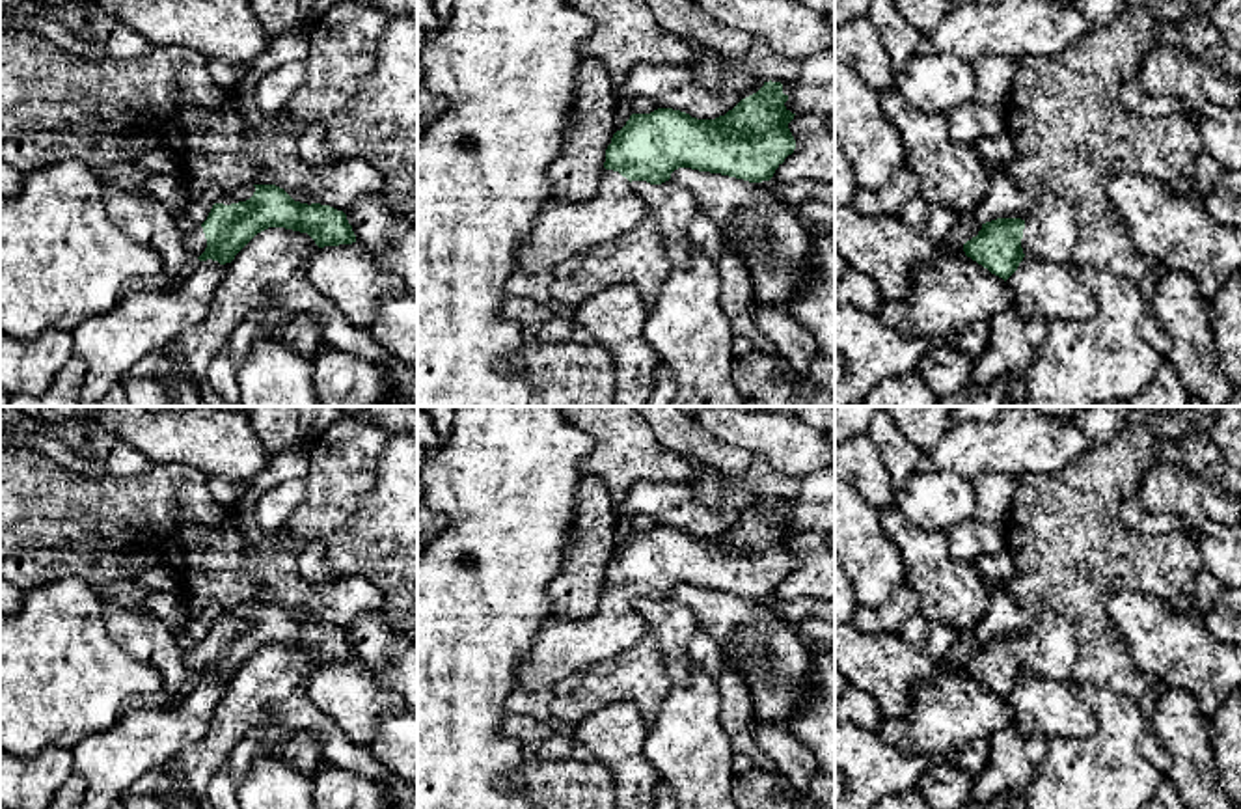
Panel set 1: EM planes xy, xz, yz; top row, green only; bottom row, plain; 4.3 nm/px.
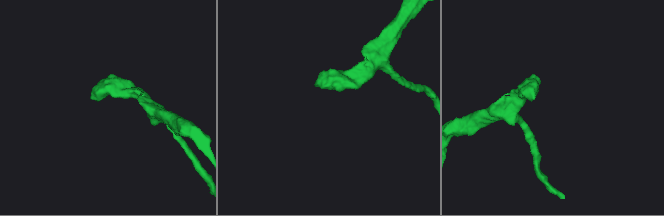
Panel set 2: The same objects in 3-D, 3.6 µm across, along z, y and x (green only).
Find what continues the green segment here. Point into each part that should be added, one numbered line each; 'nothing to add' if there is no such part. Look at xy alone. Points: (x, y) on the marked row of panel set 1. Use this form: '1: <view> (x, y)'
1: xy (243, 192)

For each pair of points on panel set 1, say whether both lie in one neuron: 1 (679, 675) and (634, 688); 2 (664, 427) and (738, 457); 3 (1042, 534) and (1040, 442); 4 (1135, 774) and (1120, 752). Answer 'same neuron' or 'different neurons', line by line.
1: different neurons
2: same neuron
3: different neurons
4: same neuron

